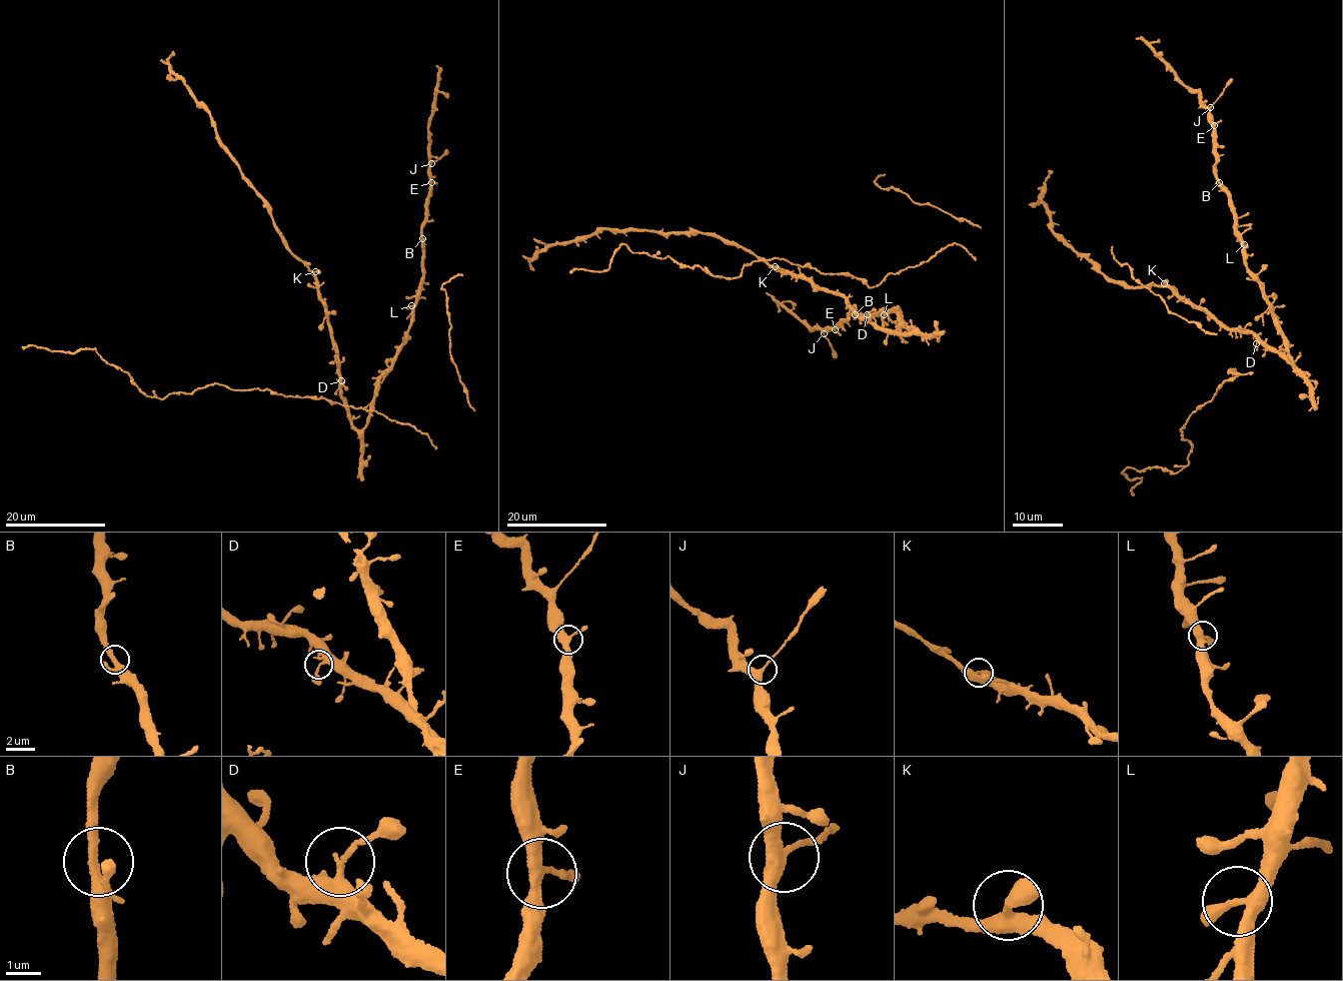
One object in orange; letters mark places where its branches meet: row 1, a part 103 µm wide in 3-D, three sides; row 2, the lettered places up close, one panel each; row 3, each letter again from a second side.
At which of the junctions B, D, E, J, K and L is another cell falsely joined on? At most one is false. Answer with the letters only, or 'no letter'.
J

